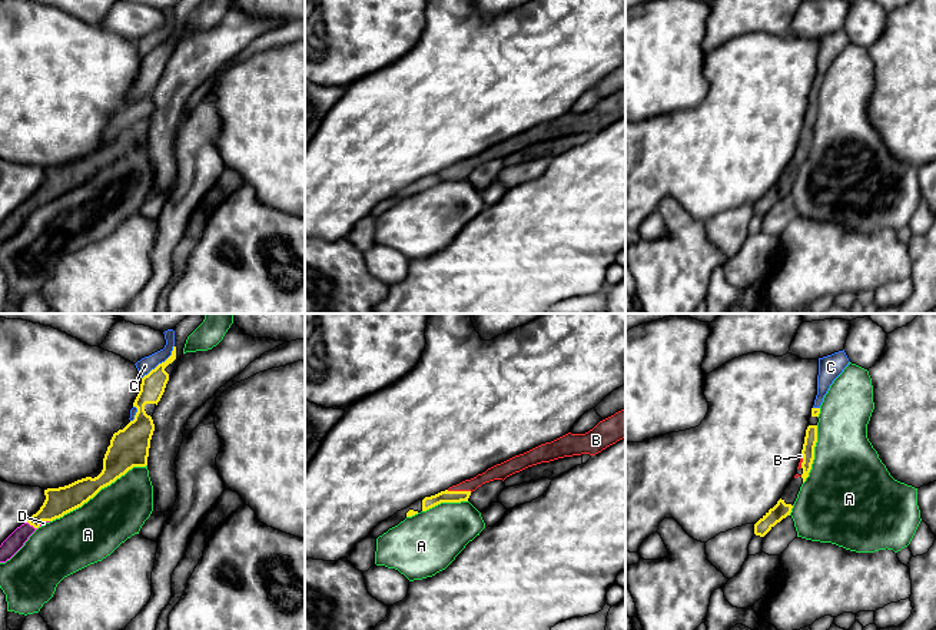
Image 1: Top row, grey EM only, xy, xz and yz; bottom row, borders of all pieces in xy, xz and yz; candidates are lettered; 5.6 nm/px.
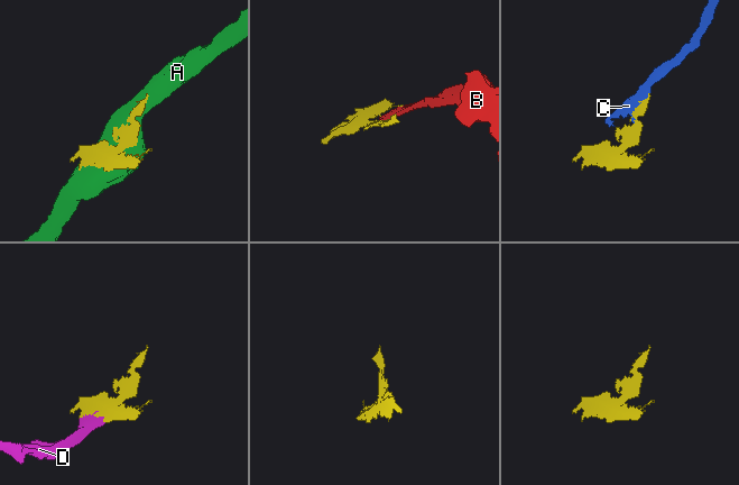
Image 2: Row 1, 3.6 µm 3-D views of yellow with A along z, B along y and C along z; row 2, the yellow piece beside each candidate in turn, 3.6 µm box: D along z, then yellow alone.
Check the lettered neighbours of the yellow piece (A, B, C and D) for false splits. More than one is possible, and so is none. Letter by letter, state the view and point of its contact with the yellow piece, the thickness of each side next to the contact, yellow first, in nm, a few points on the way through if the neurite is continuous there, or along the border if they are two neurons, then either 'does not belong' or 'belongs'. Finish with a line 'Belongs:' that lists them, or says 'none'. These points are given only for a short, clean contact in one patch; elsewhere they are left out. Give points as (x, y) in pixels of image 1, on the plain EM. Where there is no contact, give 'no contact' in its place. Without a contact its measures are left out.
A: meets yellow in xy at (98, 171); 180 nm thick on the yellow side, 320 nm on the other; does not belong
B: meets yellow in xz at (460, 171); 70 nm thick on the yellow side, 90 nm on the other; belongs
C: meets yellow in xy at (162, 42); 140 nm thick on the yellow side, 90 nm on the other; border along xy (173, 25), (172, 32), (142, 57); does not belong
D: meets yellow in xy at (32, 204); 160 nm thick on the yellow side, 100 nm on the other; runs through xy (59, 181), (32, 204), (15, 221); belongs
Belongs: B, D

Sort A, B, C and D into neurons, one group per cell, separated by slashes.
A / B D / C

